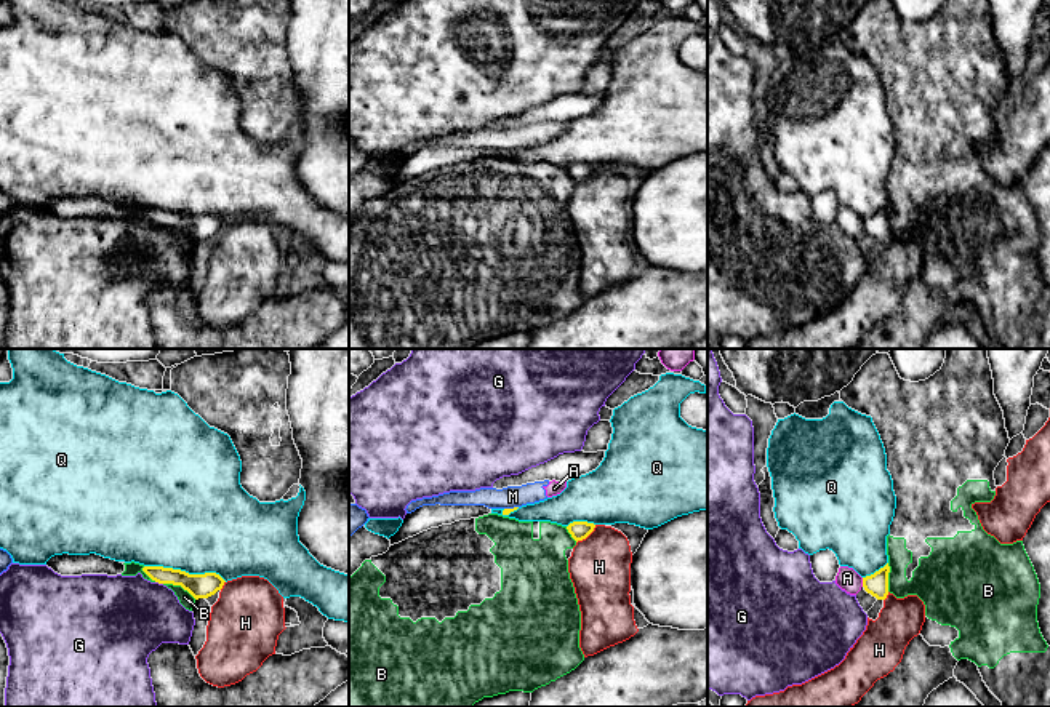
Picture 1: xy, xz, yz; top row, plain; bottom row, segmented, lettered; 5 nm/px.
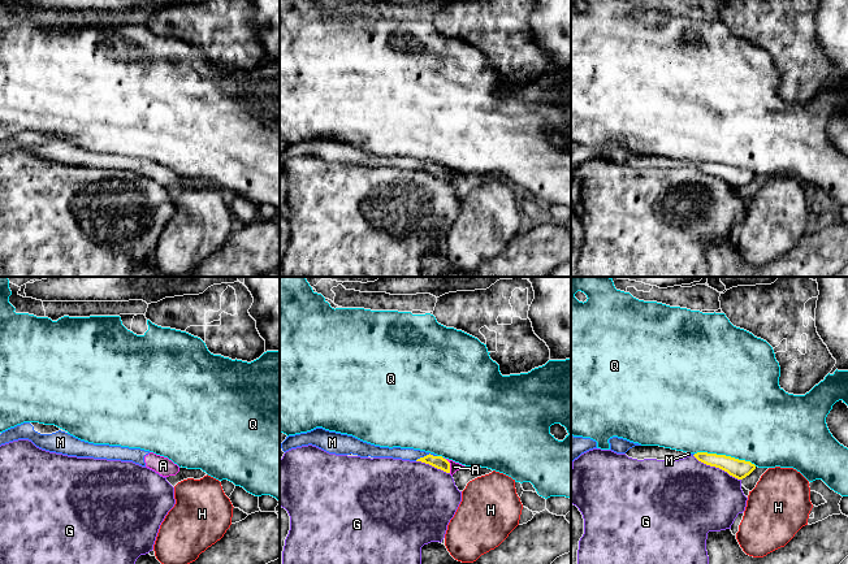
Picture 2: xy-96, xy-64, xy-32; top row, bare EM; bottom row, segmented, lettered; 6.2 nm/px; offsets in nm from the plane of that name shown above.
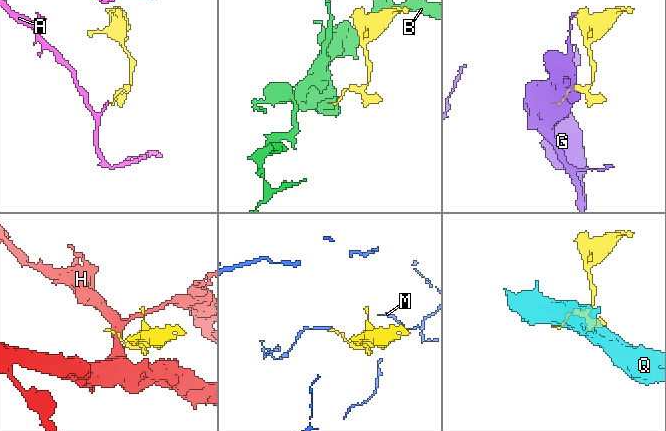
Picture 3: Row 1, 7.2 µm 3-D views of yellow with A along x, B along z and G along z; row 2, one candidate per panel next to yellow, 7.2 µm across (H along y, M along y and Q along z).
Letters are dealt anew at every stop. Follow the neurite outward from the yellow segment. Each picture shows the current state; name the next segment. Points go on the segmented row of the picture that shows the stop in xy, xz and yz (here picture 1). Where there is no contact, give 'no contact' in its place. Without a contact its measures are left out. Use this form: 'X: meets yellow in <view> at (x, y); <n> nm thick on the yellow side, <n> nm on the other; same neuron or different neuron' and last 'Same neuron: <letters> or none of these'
A: meets yellow in yz at (863, 583); 120 nm thick on the yellow side, 110 nm on the other; different neuron
B: meets yellow in xy at (180, 584); 130 nm thick on the yellow side, 70 nm on the other; different neuron
G: meets yellow in xy at (159, 583); 130 nm thick on the yellow side, 440 nm on the other; different neuron
H: meets yellow in xz at (586, 536); 100 nm thick on the yellow side, 300 nm on the other; different neuron
M: meets yellow in xz at (511, 509); 30 nm thick on the yellow side, 110 nm on the other; different neuron
Q: meets yellow in xy at (184, 571); 130 nm thick on the yellow side, 500 nm on the other; different neuron
Same neuron: none of these

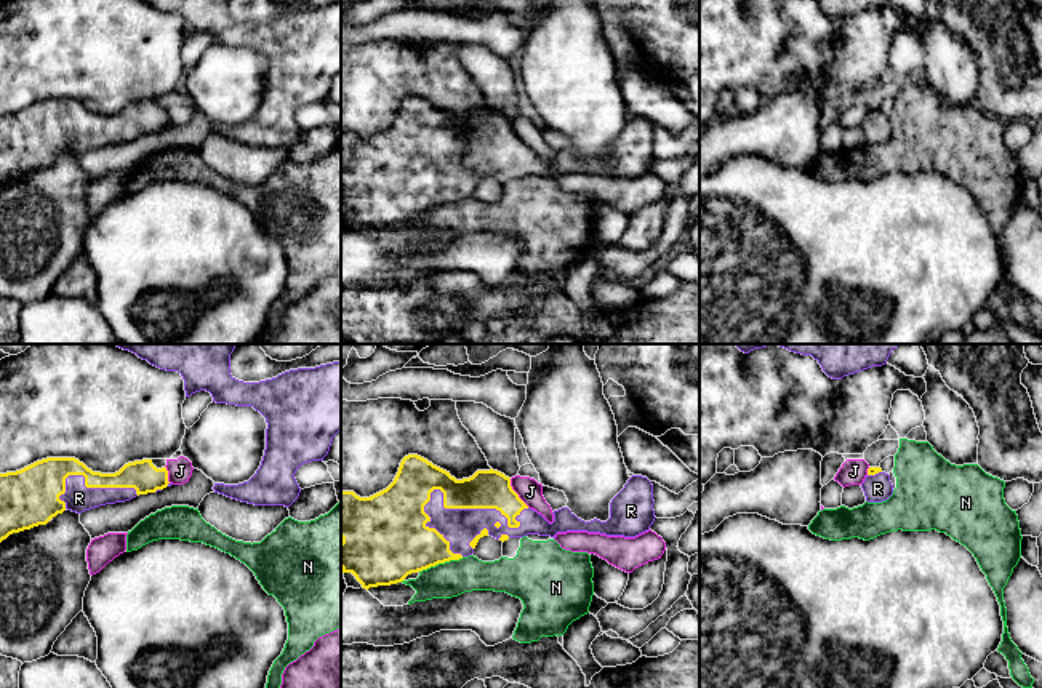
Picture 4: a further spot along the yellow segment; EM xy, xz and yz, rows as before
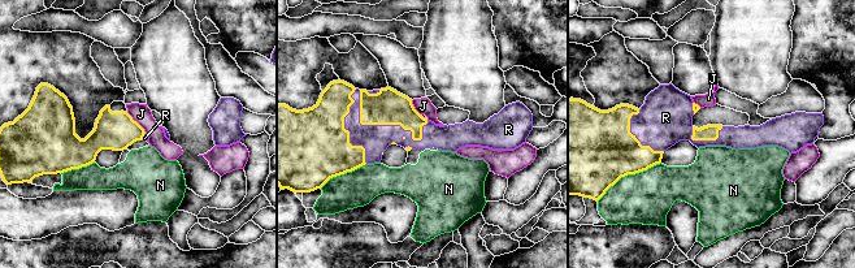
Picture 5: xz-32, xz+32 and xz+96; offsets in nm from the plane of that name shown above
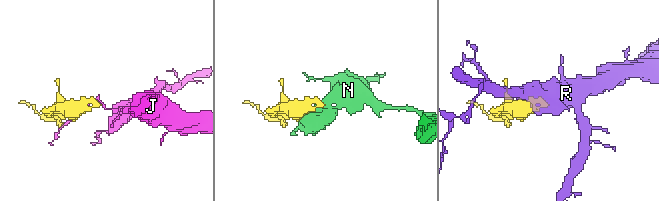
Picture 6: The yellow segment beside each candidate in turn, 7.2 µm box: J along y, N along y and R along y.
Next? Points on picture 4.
J: meets yellow in xz at (516, 493); 190 nm thick on the yellow side, 120 nm on the other; different neuron
N: meets yellow in xz at (440, 562); 340 nm thick on the yellow side, 180 nm on the other; different neuron
R: meets yellow in xz at (472, 508); 190 nm thick on the yellow side, 180 nm on the other; same neuron
Same neuron: R

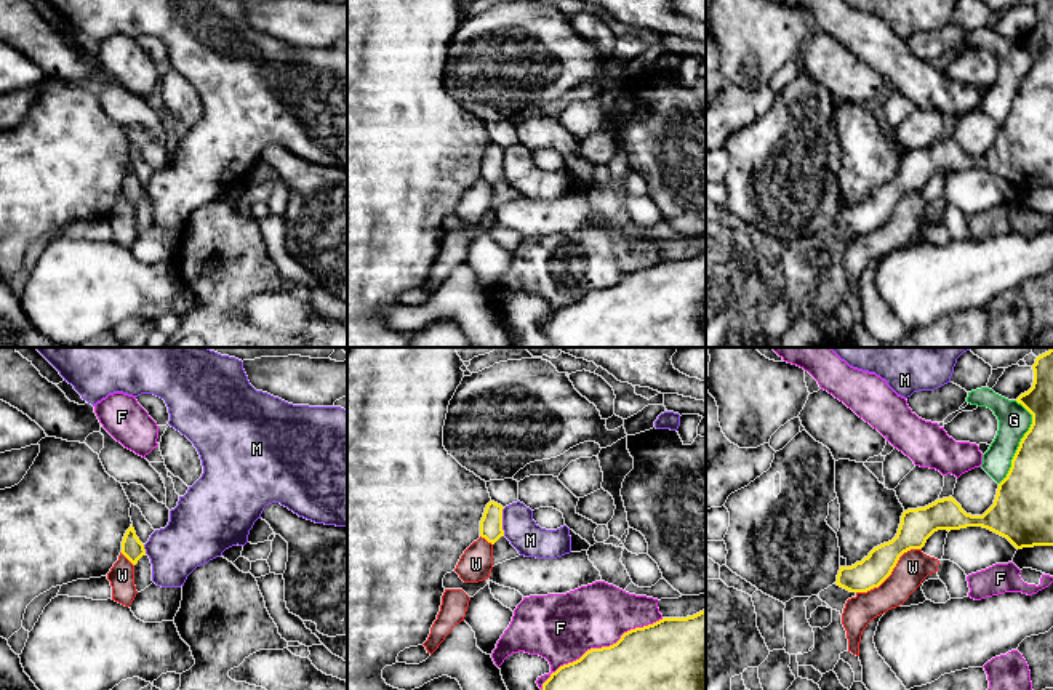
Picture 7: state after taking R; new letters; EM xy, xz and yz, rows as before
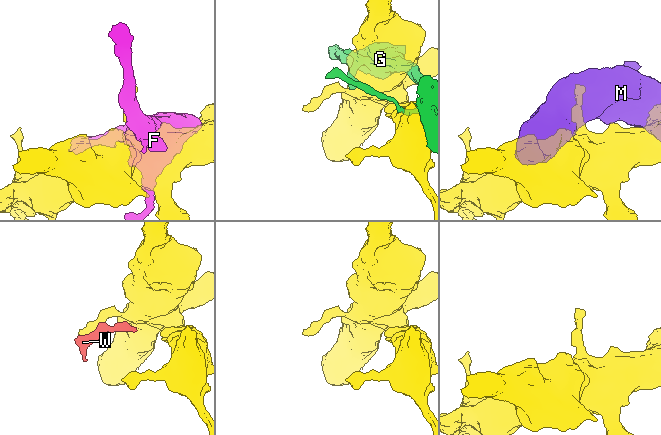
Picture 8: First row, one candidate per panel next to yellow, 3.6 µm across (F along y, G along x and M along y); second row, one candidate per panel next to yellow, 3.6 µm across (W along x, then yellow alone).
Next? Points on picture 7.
F: meets yellow in xz at (599, 649); 320 nm thick on the yellow side, 340 nm on the other; different neuron
G: meets yellow in yz at (1020, 442); 260 nm thick on the yellow side, 160 nm on the other; different neuron
M: meets yellow in xz at (501, 522); 110 nm thick on the yellow side, 170 nm on the other; different neuron
W: meets yellow in yz at (892, 570); 170 nm thick on the yellow side, 160 nm on the other; same neuron
Same neuron: W

